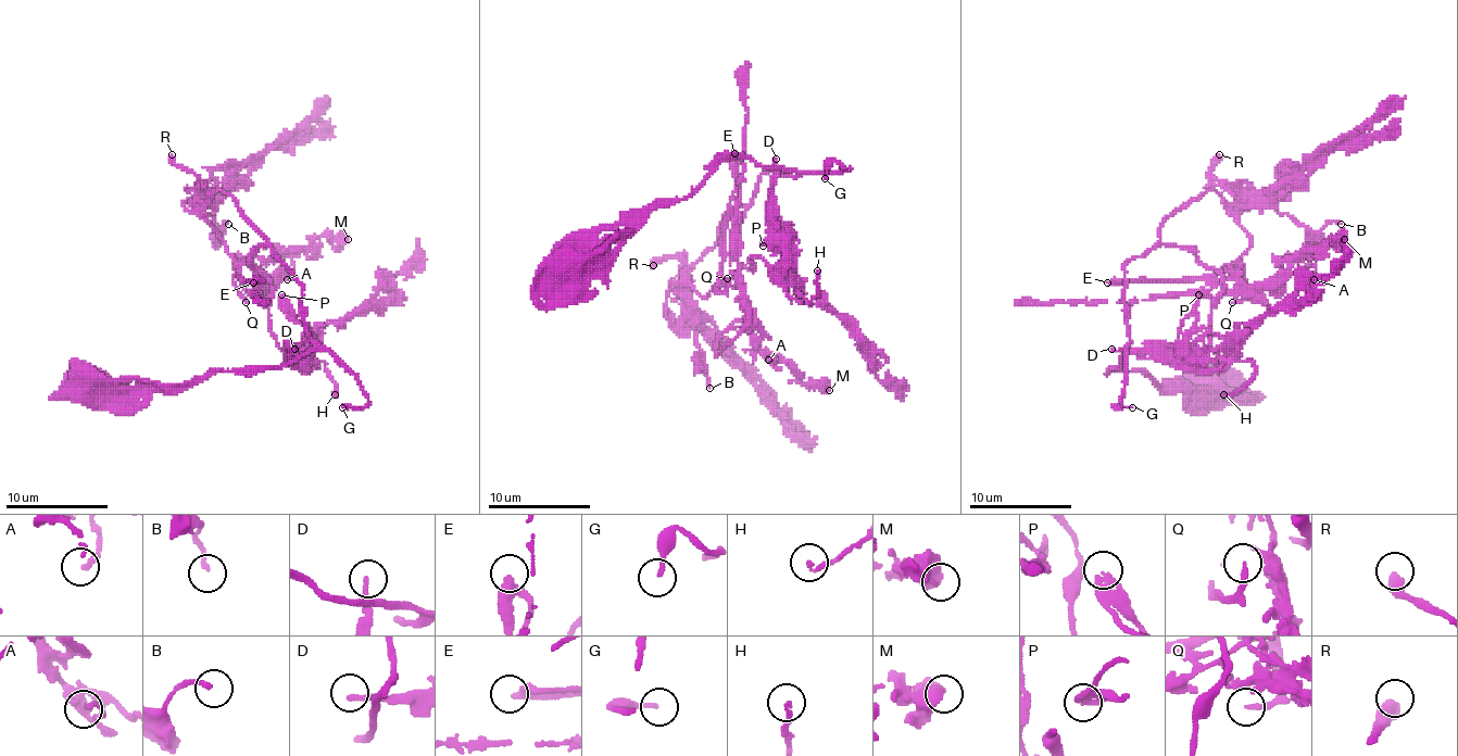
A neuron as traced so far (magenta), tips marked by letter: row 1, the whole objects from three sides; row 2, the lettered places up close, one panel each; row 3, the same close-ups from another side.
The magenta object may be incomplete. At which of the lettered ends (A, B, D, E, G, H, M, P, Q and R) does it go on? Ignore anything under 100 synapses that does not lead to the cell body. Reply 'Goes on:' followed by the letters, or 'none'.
Goes on: H

